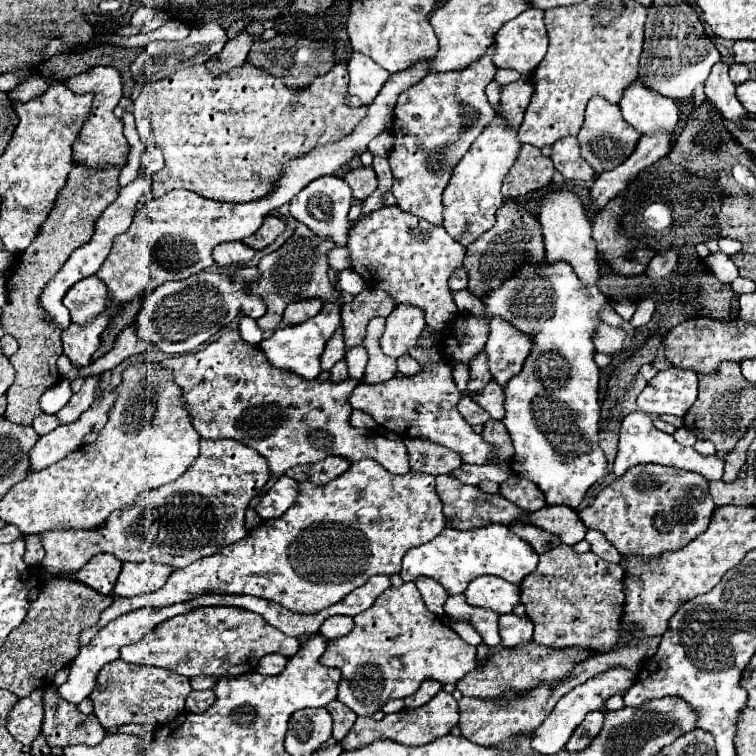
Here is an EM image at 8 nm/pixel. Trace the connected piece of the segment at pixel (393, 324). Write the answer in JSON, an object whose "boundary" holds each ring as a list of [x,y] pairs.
{"boundary":[[[397,306],[385,324],[385,332],[380,338],[383,354],[391,358],[399,358],[407,354],[411,348],[419,346],[419,336],[425,326],[421,310],[415,306]]]}

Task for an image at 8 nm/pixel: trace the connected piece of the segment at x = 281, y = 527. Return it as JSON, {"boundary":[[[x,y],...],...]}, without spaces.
{"boundary":[[[363,458],[359,462],[353,462],[349,466],[349,470],[345,470],[339,478],[335,478],[333,482],[327,482],[327,484],[313,484],[313,482],[301,482],[301,488],[299,488],[299,496],[297,496],[297,504],[293,508],[289,508],[283,516],[279,518],[271,518],[271,520],[265,520],[261,522],[261,526],[257,526],[255,530],[251,530],[241,542],[235,542],[233,546],[227,546],[225,550],[221,550],[219,554],[213,554],[209,558],[203,558],[203,560],[197,560],[193,564],[189,564],[187,568],[179,568],[171,574],[171,578],[165,582],[163,588],[159,588],[157,592],[149,592],[149,594],[141,594],[141,596],[133,596],[133,598],[115,598],[113,604],[101,614],[99,622],[91,628],[87,628],[85,632],[79,634],[79,646],[87,646],[91,642],[91,638],[103,628],[107,626],[111,620],[115,620],[117,616],[125,614],[125,612],[131,612],[131,610],[137,610],[137,608],[145,608],[145,606],[151,606],[151,608],[163,608],[163,606],[171,606],[171,604],[177,604],[177,602],[187,602],[199,594],[205,594],[205,592],[221,592],[221,594],[249,594],[249,596],[257,596],[257,598],[267,598],[267,600],[273,600],[281,606],[285,606],[287,610],[293,610],[293,612],[299,612],[299,614],[315,614],[319,610],[325,610],[333,604],[337,604],[339,600],[343,600],[349,592],[353,592],[355,588],[363,586],[371,576],[375,574],[397,574],[401,570],[401,560],[405,556],[407,550],[415,548],[415,546],[421,546],[429,540],[433,540],[441,530],[445,528],[445,518],[443,518],[443,512],[441,512],[441,500],[435,492],[435,476],[431,474],[423,474],[423,472],[409,472],[409,474],[403,474],[403,476],[395,476],[395,474],[389,474],[377,460],[373,458]]]}

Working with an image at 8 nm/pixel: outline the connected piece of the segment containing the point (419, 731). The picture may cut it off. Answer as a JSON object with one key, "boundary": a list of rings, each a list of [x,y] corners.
{"boundary":[[[439,692],[437,696],[433,696],[431,702],[427,702],[425,706],[421,708],[415,708],[415,710],[409,710],[409,708],[403,708],[395,714],[385,714],[383,720],[373,720],[373,718],[363,718],[359,716],[353,724],[353,728],[349,730],[349,738],[345,736],[343,742],[341,742],[341,748],[345,752],[349,750],[357,750],[357,748],[363,748],[363,746],[369,746],[377,740],[393,740],[397,744],[405,744],[405,746],[417,746],[417,744],[427,744],[439,736],[445,736],[449,734],[449,730],[453,726],[457,726],[459,722],[459,710],[457,710],[457,702],[451,694],[447,692]]]}

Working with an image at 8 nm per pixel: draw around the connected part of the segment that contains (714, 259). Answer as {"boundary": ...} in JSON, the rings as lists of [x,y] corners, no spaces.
{"boundary":[[[713,252],[705,258],[705,264],[707,268],[715,274],[717,280],[725,282],[725,284],[731,284],[739,274],[737,274],[737,266],[729,260],[729,256],[721,254],[721,252]]]}

